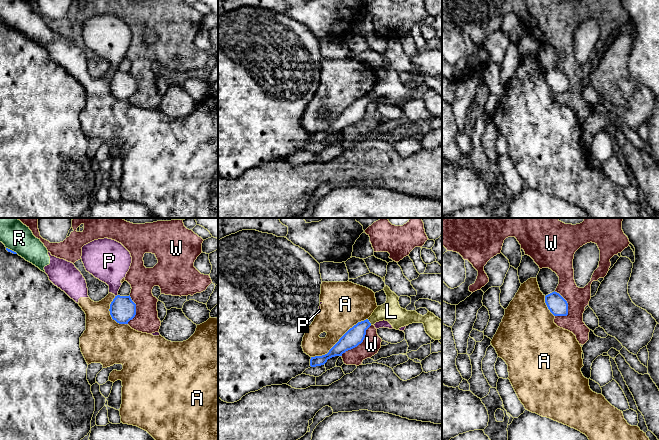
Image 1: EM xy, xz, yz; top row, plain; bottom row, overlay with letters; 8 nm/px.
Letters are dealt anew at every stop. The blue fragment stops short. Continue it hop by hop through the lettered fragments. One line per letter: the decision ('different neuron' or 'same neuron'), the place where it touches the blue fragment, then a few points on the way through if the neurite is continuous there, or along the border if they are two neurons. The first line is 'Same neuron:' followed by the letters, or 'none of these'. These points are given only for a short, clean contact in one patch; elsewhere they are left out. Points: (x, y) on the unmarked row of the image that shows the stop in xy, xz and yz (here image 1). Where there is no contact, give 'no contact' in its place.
Same neuron: L
A: different neuron; contact xz (339, 116)
L: same neuron; contact xz (369, 98); way xz (354, 112), (369, 98), (380, 89), (391, 87)
P: different neuron; contact xy (117, 71)
R: different neuron; contact xy (11, 26)
W: different neuron; contact xz (359, 119)

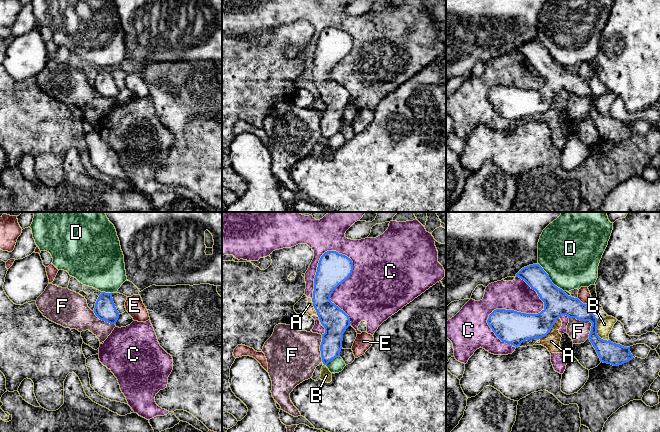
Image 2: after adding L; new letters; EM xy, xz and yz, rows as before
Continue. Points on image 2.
Same neuron: none of these
A: different neuron; contact yz (551, 104); border yz (559, 92), (552, 104), (539, 114)
B: different neuron; contact yz (596, 108); border yz (597, 95), (597, 110), (607, 117)
C: different neuron; contact xz (343, 57)
D: different neuron; contact yz (549, 55)
E: different neuron; contact yz (581, 78); border yz (577, 74), (587, 81)
F: different neuron; contact yz (588, 96)

